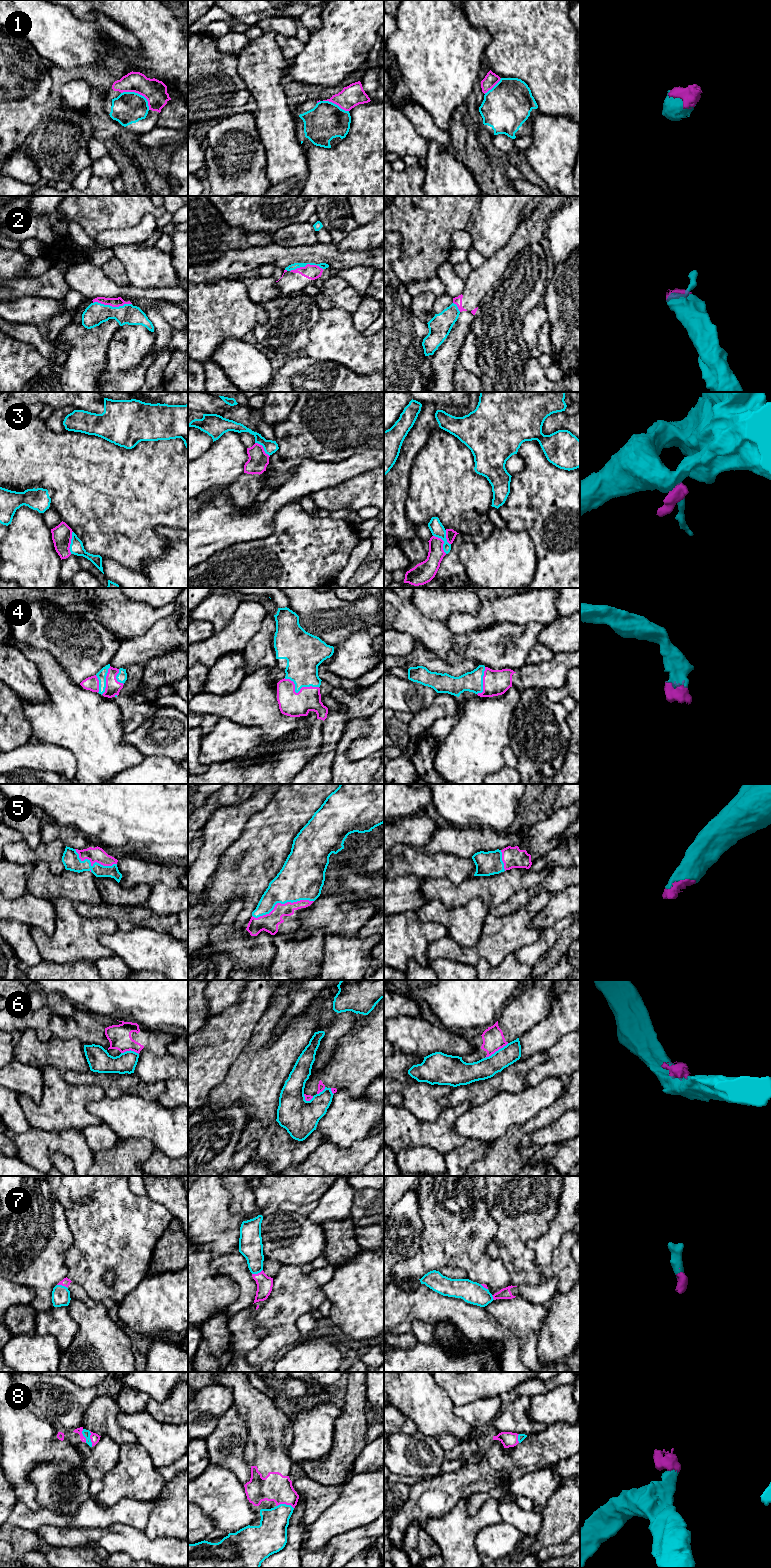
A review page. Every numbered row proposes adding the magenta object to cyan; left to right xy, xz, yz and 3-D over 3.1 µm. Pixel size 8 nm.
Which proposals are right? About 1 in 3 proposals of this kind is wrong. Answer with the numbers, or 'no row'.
1, 2, 4, 5, 7, 8

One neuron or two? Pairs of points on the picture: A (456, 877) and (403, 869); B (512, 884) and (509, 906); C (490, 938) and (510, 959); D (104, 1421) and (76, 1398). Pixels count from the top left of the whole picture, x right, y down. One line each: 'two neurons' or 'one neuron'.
A: one neuron
B: two neurons
C: two neurons
D: two neurons

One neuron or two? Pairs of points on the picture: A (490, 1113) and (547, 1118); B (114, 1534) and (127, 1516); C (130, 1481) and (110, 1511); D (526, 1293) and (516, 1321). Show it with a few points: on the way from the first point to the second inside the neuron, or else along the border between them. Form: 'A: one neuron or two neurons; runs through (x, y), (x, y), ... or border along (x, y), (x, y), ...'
A: two neurons; border along (553, 1104), (543, 1107), (525, 1122), (511, 1126)
B: two neurons; border along (99, 1527), (125, 1523), (143, 1531)
C: two neurons; border along (138, 1500), (123, 1498), (107, 1506)
D: two neurons; border along (516, 1295), (521, 1295), (530, 1302), (544, 1305)

